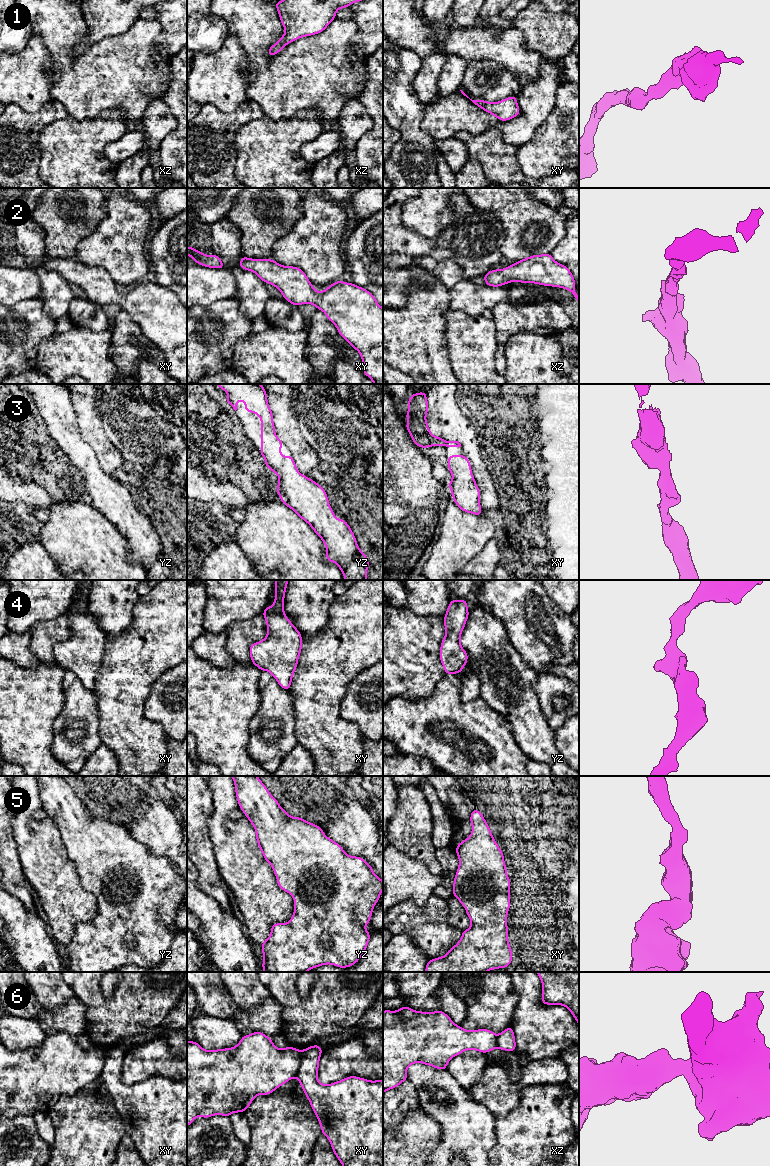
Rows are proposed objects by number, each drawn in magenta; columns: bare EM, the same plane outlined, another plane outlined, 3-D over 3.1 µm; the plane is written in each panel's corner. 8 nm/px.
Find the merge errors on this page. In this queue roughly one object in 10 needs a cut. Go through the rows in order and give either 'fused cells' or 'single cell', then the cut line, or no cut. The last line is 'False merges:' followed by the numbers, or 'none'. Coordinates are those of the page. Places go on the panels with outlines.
1: single cell; cut none
2: single cell; cut none
3: single cell; cut none
4: single cell; cut none
5: single cell; cut none
6: fused cells; cut xy (302, 1051), (300, 1066), (295, 1076)
False merges: 6

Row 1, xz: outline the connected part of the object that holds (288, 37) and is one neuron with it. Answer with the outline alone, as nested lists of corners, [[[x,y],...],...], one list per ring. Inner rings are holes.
[[[281,0],[275,3],[280,21],[285,28],[285,33],[277,43],[269,47],[268,55],[273,57],[289,43],[306,36],[316,35],[324,31],[336,18],[340,8],[349,7],[351,4],[363,0]]]

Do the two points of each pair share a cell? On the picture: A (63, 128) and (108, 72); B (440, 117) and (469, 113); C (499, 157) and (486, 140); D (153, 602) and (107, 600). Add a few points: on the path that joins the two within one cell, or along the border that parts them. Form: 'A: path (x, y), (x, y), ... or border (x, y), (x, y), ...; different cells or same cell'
A: border (69, 115), (78, 120), (96, 117); different cells
B: path (447, 116), (453, 113), (462, 113); same cell
C: path (495, 153), (488, 144); same cell
D: border (140, 596), (133, 608), (130, 624); different cells

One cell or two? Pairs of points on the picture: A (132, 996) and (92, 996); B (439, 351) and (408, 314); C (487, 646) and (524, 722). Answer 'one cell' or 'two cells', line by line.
A: one cell
B: one cell
C: one cell

